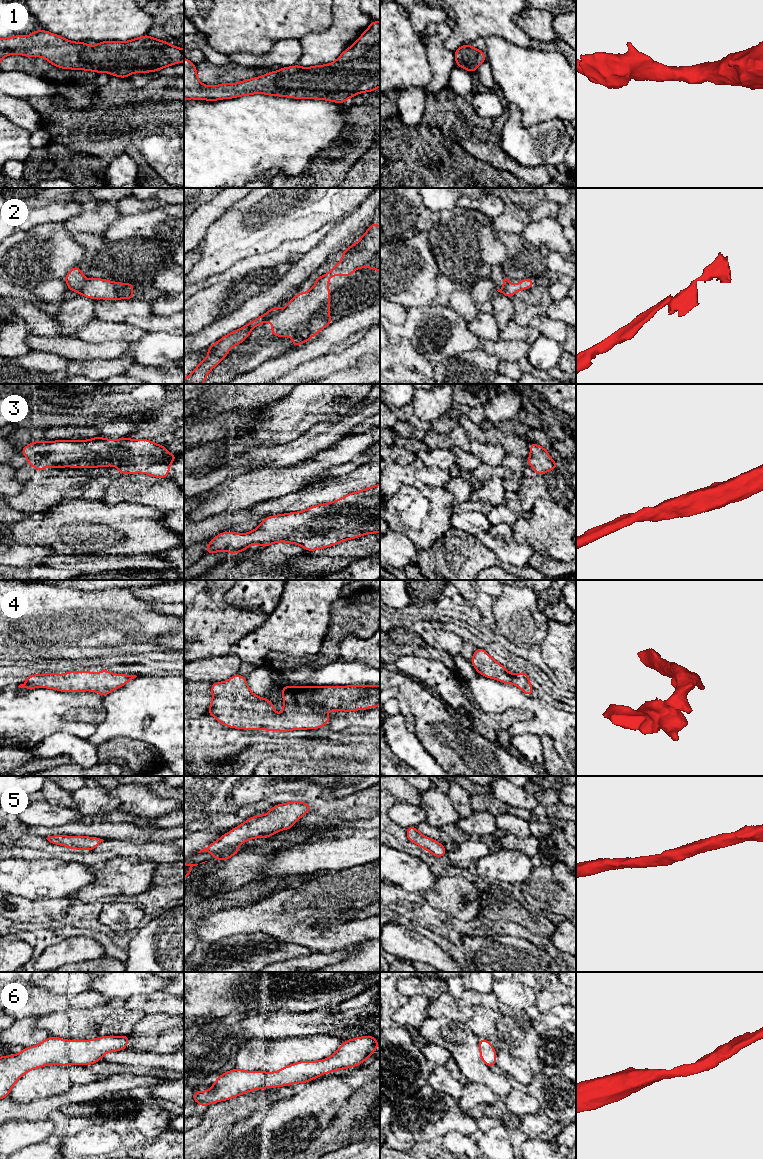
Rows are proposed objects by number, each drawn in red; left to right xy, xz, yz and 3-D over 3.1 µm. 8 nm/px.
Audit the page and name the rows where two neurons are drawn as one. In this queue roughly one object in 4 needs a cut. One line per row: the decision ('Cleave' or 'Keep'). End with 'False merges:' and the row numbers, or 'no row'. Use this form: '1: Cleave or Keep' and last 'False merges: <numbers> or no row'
1: Keep
2: Cleave
3: Keep
4: Keep
5: Keep
6: Keep
False merges: 2

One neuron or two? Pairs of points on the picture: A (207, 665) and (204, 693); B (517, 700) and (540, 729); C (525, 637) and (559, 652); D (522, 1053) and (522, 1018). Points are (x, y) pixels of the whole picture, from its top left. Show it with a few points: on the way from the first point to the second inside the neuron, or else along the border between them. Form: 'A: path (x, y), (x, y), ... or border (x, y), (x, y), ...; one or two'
A: border (194, 679), (211, 683); two
B: path (526, 702), (540, 715), (540, 720); one
C: border (547, 632), (539, 643); two
D: path (528, 1044), (528, 1027); one

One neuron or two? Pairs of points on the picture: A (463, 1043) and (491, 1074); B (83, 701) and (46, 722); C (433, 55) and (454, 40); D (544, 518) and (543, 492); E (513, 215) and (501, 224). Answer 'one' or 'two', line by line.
A: one
B: one
C: two
D: two
E: one

